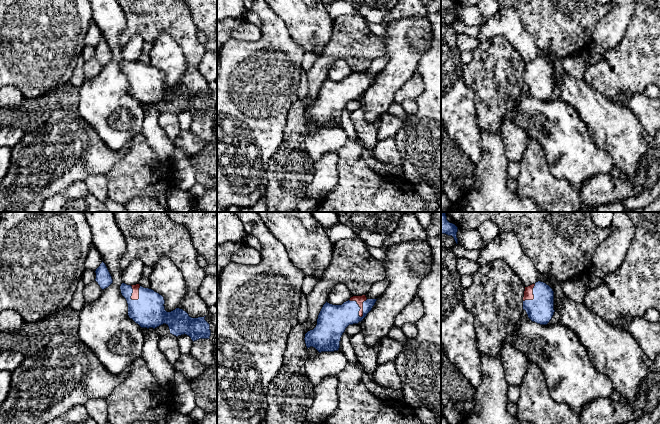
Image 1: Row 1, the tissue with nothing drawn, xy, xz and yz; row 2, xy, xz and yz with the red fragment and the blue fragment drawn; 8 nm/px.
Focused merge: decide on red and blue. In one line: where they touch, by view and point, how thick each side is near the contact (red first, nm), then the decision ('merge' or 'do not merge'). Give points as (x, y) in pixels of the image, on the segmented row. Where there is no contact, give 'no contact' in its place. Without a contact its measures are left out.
meets red in xz at (359, 306); 60 nm thick on the red side, 240 nm on the other; merge

